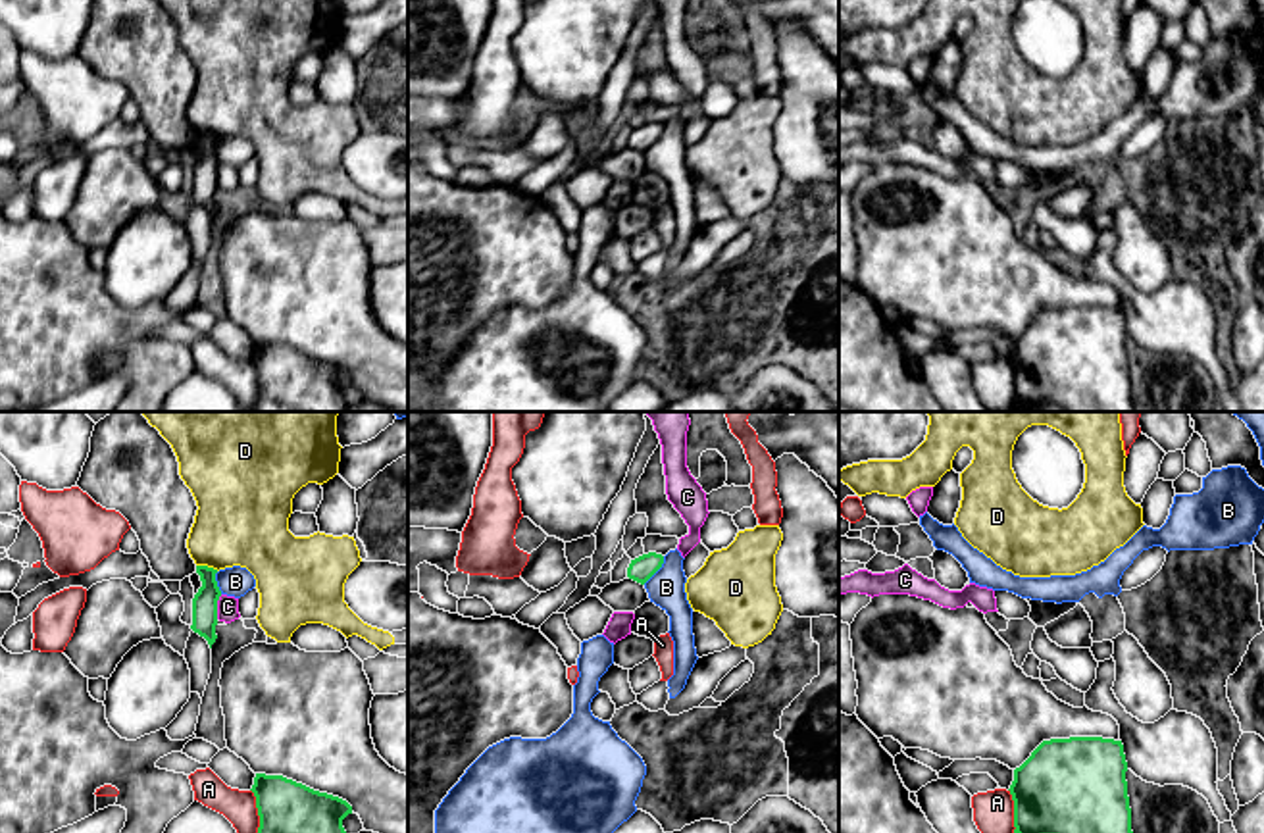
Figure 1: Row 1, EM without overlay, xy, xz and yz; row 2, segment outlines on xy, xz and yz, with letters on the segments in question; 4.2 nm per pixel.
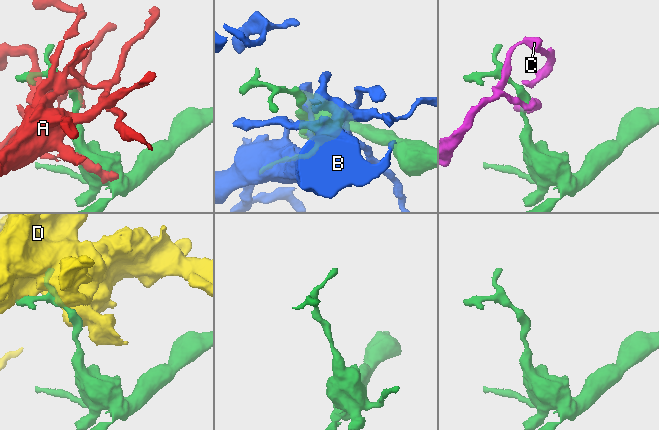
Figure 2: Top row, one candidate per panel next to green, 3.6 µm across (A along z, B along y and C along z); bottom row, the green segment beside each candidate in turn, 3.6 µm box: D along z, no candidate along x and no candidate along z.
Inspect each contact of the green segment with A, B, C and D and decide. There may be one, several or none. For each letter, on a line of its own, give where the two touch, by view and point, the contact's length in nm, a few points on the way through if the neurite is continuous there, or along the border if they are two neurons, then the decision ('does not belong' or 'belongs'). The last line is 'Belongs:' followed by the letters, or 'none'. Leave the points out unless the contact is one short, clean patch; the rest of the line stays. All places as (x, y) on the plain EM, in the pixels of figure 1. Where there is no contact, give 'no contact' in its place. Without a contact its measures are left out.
A: contact yz (1014, 381); length 190 nm; does not belong
B: contact xz (657, 139); length 150 nm; does not belong
C: contact xy (216, 176); length 110 nm; border xy (222, 164), (216, 187); does not belong
D: contact xy (206, 135); length 100 nm; does not belong
Belongs: none

